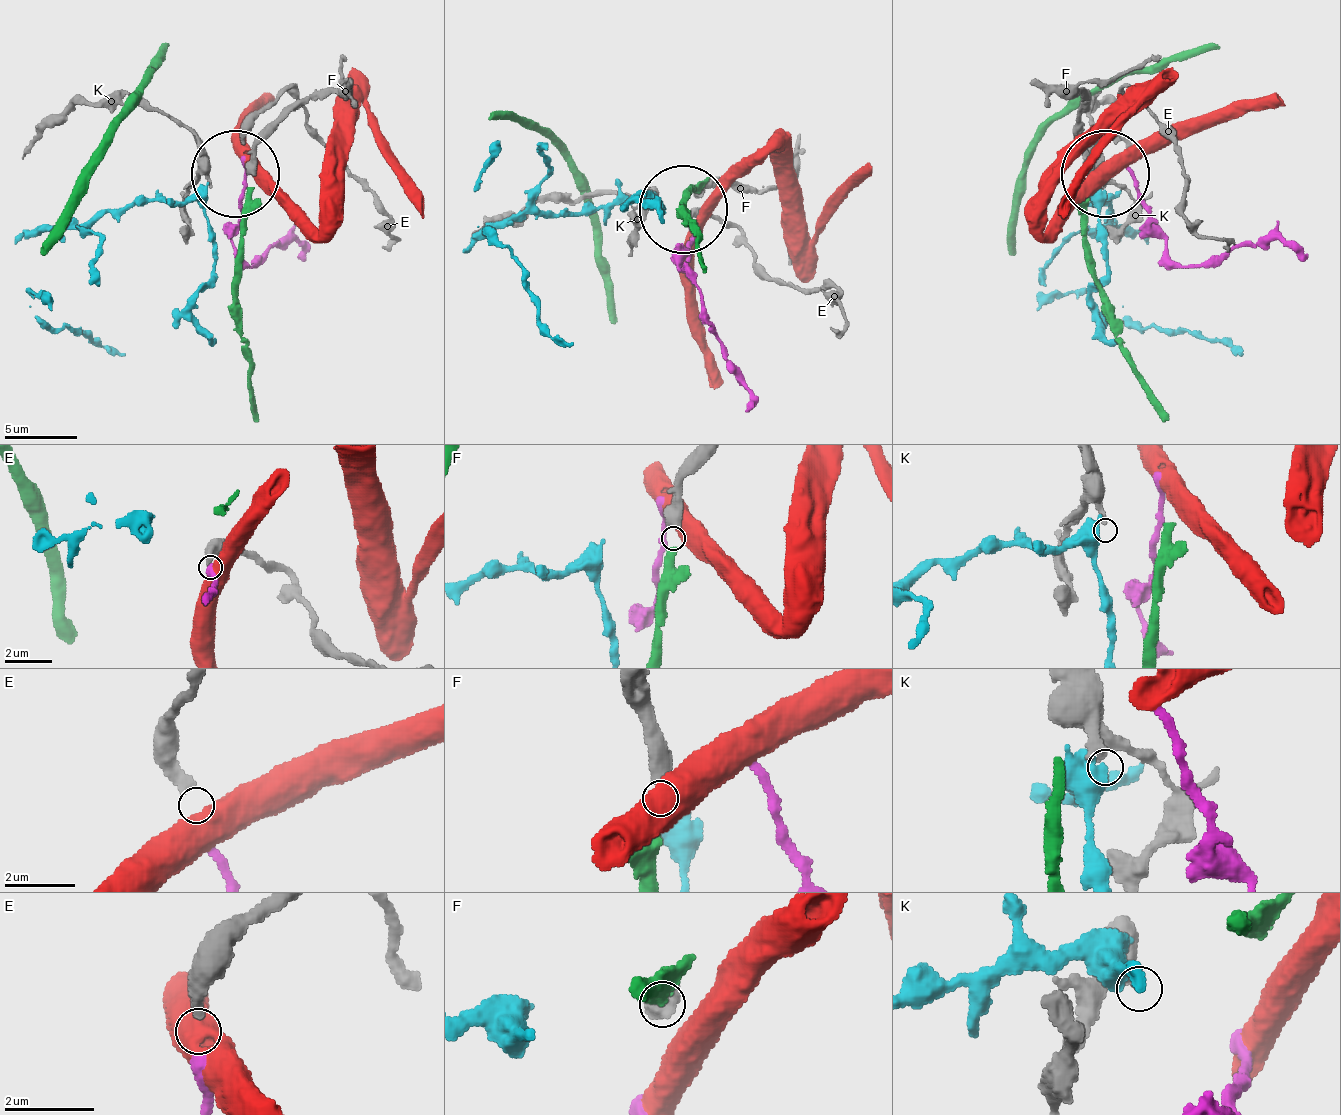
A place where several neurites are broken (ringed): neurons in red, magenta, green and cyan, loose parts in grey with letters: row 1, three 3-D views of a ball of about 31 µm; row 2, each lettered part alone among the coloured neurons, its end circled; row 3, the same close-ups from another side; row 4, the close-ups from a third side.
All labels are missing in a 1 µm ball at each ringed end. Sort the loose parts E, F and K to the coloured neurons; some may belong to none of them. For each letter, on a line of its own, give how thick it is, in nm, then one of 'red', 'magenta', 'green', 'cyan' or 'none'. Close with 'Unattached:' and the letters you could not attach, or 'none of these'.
E: calibre 320 nm; magenta
F: calibre 500 nm; green
K: calibre 320 nm; none
Unattached: K

